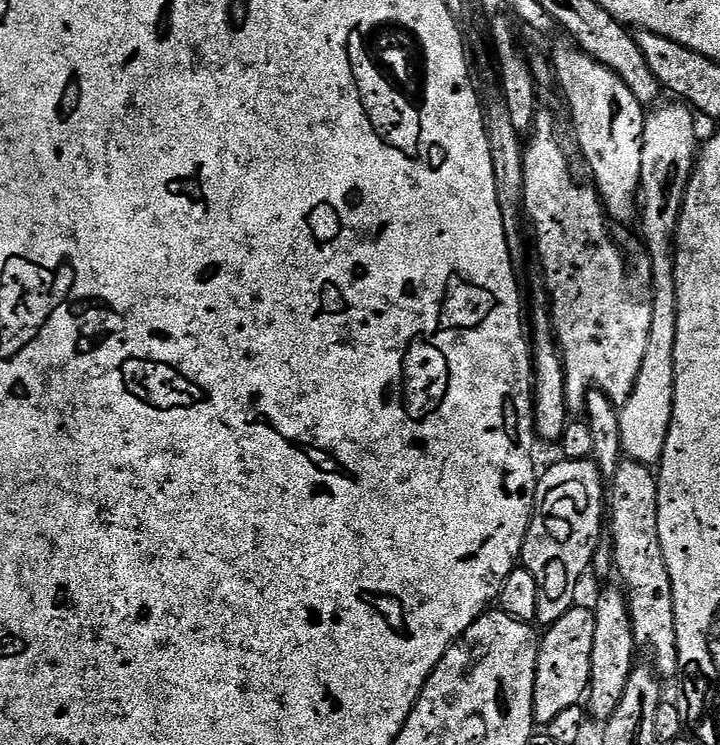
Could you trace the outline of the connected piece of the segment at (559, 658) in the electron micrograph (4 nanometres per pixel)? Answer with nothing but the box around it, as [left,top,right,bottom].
[532,606,595,726]

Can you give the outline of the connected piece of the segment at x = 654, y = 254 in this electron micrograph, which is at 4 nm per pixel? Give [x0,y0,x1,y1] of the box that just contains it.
[619,106,698,466]

